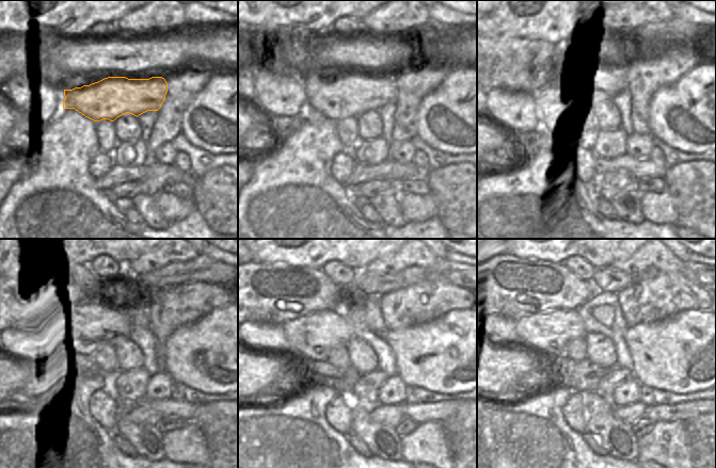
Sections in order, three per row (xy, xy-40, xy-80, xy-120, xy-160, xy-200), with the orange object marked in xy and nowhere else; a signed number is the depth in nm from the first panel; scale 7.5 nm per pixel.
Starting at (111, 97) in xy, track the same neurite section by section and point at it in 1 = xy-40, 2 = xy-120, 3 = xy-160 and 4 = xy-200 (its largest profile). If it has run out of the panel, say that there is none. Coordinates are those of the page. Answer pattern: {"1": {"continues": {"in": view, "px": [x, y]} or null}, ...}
{"1": {"continues": {"in": "xy-40", "px": [350, 94]}}, "2": {"continues": {"in": "xy-120", "px": [78, 334]}}, "3": {"continues": {"in": "xy-160", "px": [313, 336]}}, "4": {"continues": {"in": "xy-200", "px": [546, 334]}}}

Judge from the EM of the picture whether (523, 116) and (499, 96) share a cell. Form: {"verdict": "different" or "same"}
{"verdict": "same"}

